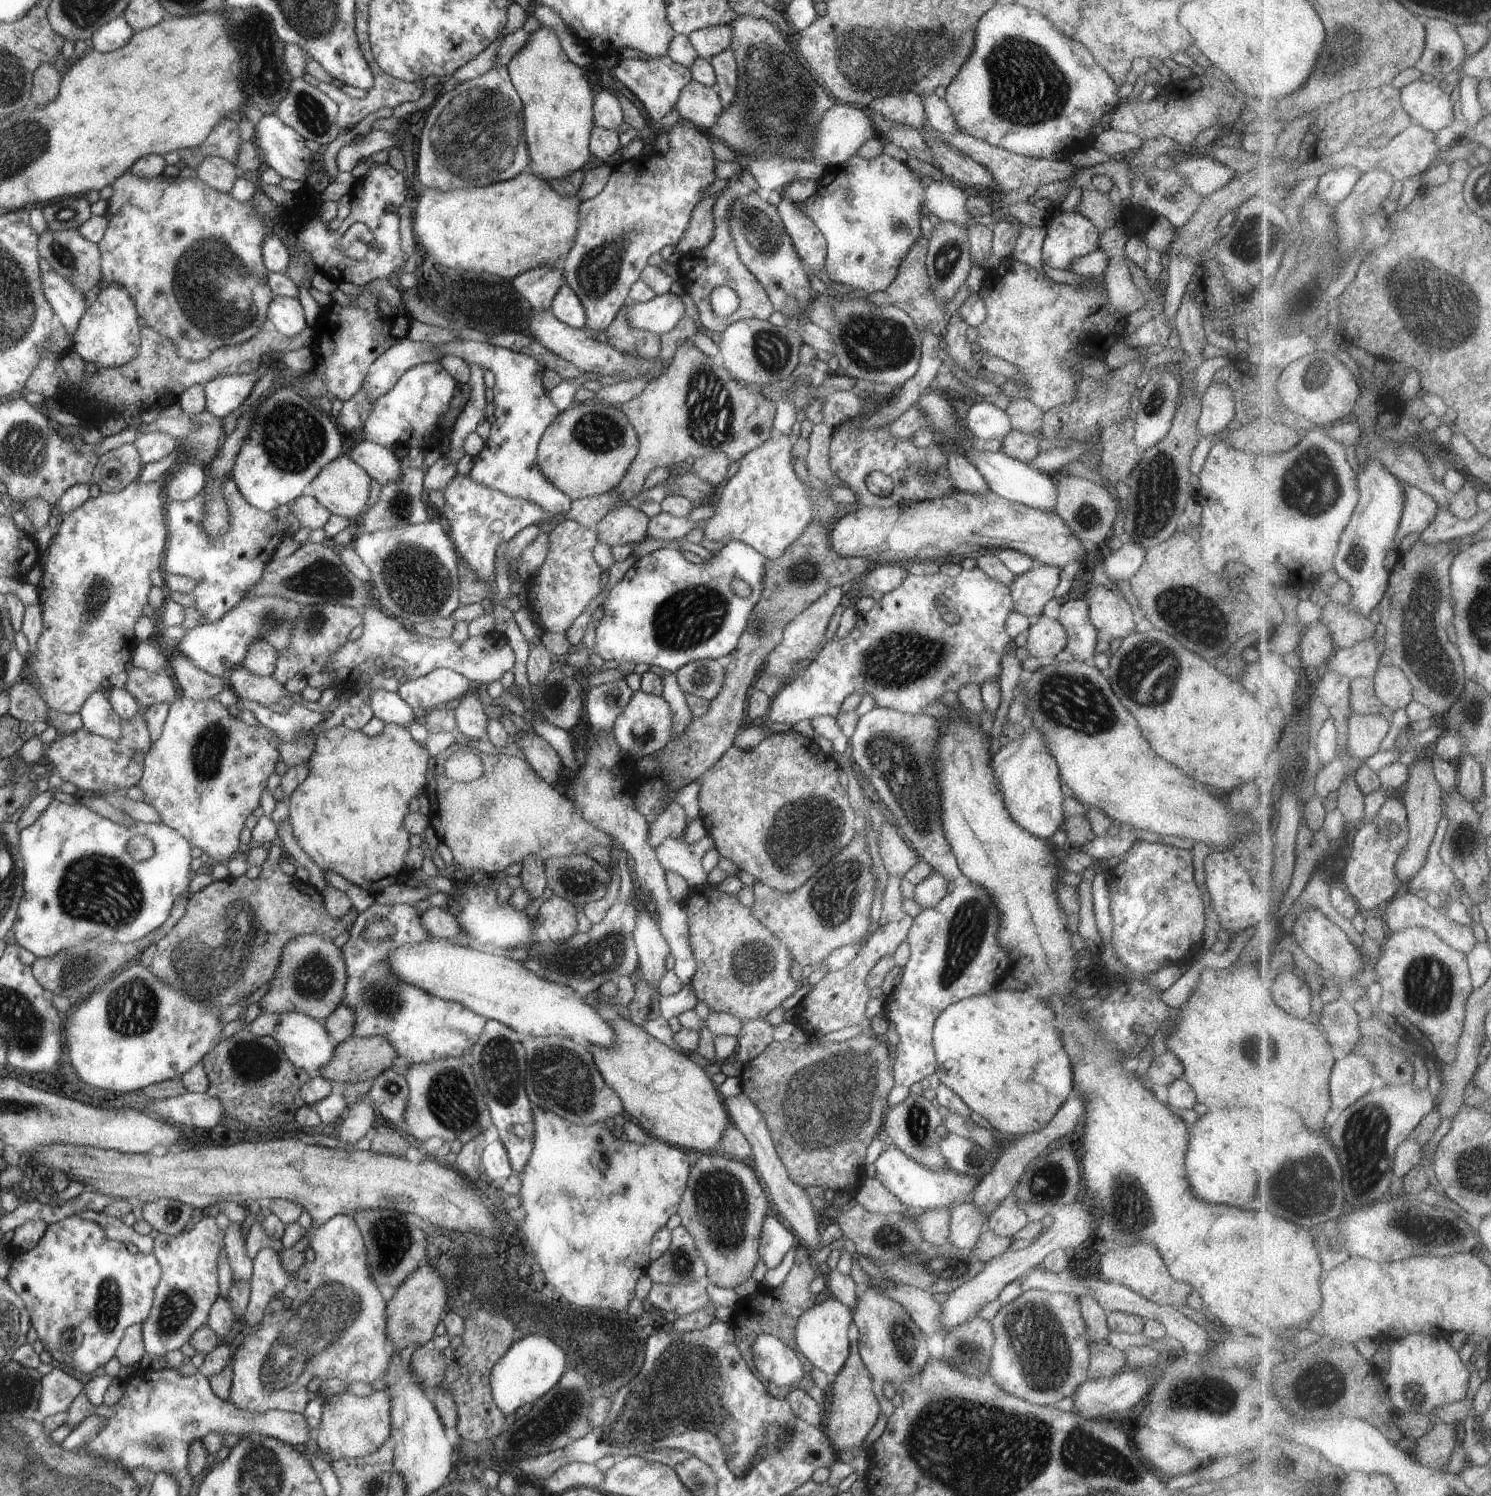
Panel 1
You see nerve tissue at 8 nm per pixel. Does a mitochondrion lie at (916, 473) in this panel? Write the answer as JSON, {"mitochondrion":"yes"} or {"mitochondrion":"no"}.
{"mitochondrion":"yes"}

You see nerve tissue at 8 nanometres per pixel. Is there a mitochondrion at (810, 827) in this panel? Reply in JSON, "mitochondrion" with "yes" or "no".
{"mitochondrion":"yes"}

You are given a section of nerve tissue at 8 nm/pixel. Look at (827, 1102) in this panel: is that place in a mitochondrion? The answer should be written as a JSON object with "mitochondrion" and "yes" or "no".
{"mitochondrion":"yes"}

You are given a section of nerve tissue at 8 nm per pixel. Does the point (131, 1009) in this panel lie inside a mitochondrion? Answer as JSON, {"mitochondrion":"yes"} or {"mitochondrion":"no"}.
{"mitochondrion":"yes"}

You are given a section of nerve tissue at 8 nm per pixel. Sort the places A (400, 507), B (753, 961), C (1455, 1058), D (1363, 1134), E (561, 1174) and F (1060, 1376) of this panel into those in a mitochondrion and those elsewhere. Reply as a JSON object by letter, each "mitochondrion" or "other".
{"A":"mitochondrion","B":"mitochondrion","C":"other","D":"mitochondrion","E":"mitochondrion","F":"mitochondrion"}

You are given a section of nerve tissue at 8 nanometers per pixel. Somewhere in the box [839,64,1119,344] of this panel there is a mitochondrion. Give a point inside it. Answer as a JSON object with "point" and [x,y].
{"point":[948,255]}

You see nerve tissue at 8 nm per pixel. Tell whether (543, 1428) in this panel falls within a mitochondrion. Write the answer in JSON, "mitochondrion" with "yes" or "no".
{"mitochondrion":"yes"}

